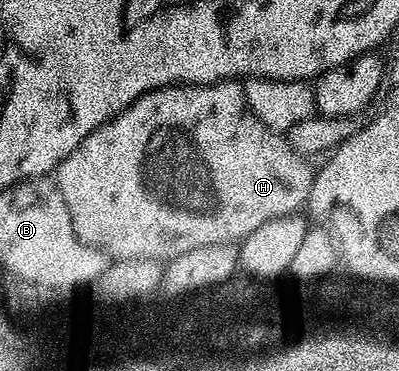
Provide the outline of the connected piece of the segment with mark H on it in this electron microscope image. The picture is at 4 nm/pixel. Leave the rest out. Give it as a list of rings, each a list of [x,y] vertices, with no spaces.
[[[237,80],[224,82],[212,82],[206,86],[190,86],[178,84],[165,86],[162,90],[152,90],[137,98],[125,109],[122,114],[116,114],[110,122],[105,122],[99,129],[93,130],[57,166],[55,181],[57,190],[63,196],[67,204],[67,212],[71,212],[71,224],[75,228],[77,237],[88,246],[96,246],[105,251],[106,255],[116,256],[118,259],[127,258],[151,258],[164,259],[164,254],[176,256],[182,250],[199,248],[200,246],[223,246],[237,244],[244,240],[248,234],[255,232],[263,224],[267,224],[276,218],[288,218],[296,215],[302,205],[308,203],[309,195],[313,193],[315,170],[308,166],[306,159],[291,148],[291,144],[278,131],[267,128],[251,112],[251,108],[245,99],[242,83]]]

